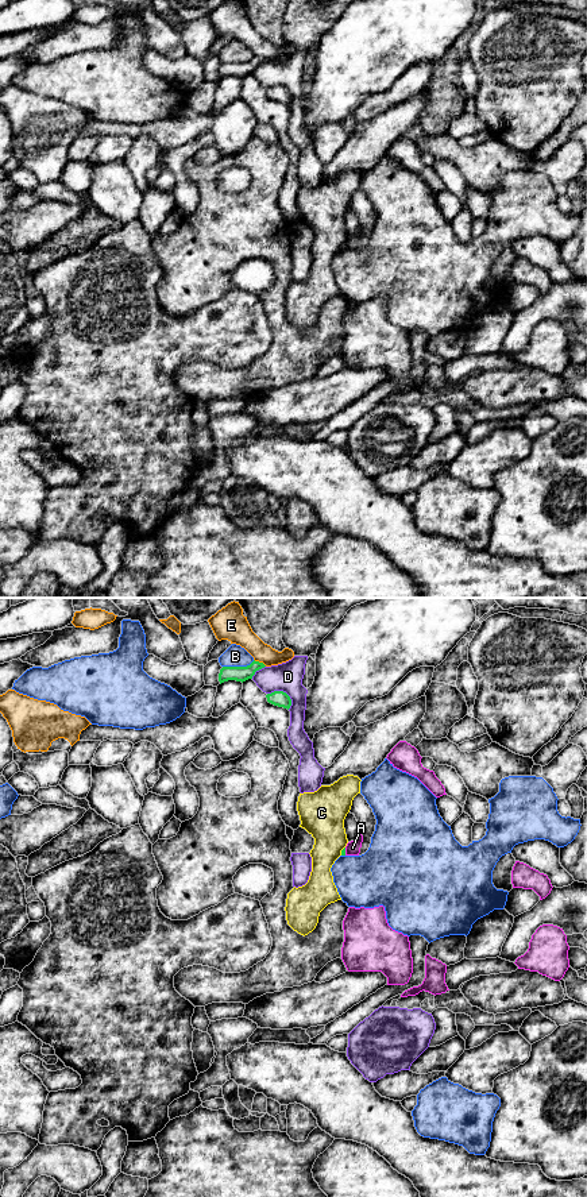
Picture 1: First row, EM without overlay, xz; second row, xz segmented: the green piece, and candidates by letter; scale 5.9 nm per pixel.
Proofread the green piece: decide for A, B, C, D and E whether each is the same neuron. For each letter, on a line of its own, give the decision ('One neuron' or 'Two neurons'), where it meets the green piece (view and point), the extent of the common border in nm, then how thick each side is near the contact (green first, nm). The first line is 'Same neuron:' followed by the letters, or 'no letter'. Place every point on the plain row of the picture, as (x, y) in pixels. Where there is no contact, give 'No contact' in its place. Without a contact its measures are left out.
Same neuron: no letter
A: Two neurons. Touches green at xz (344, 247). Shared border 50 nm. Thickness 30 nm (green) against 90 nm
B: Two neurons. Touches green at xz (238, 62). Shared border 200 nm. Thickness 100 nm (green) against 130 nm
C: Two neurons. Touches green at xz (342, 246). Shared border 60 nm. Thickness 30 nm (green) against 260 nm
D: Two neurons. Touches green at xz (282, 87). Shared border 170 nm. Thickness 100 nm (green) against 180 nm
E: Two neurons. Touches green at xz (261, 58). Shared border 90 nm. Thickness 100 nm (green) against 160 nm

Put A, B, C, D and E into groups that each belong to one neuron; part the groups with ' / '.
A / B / C / D / E

